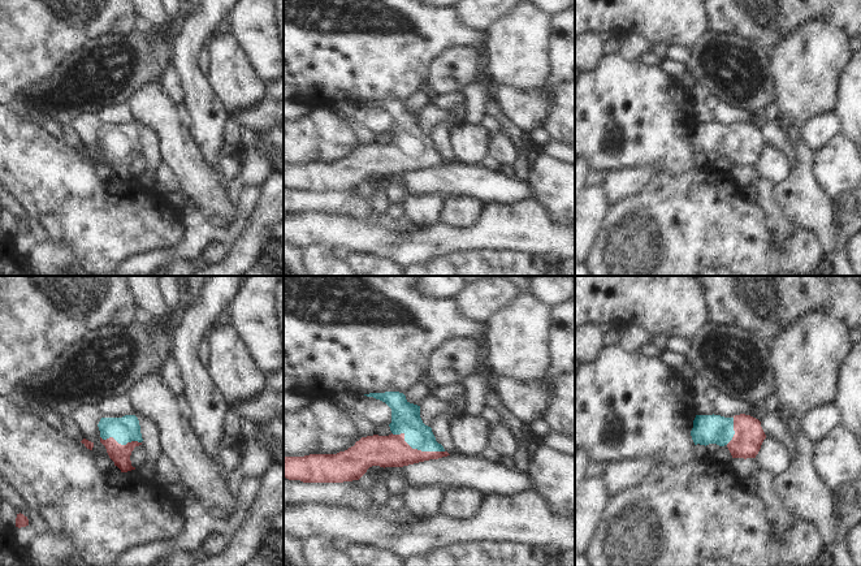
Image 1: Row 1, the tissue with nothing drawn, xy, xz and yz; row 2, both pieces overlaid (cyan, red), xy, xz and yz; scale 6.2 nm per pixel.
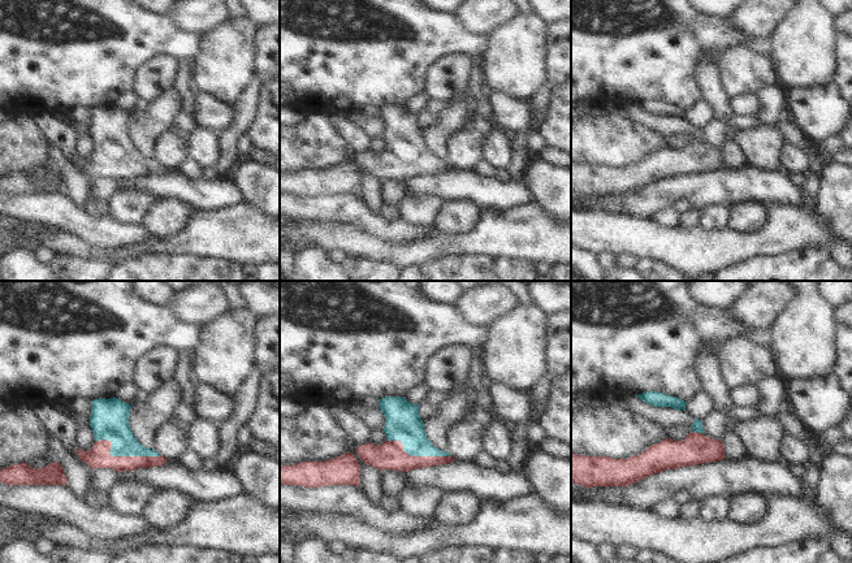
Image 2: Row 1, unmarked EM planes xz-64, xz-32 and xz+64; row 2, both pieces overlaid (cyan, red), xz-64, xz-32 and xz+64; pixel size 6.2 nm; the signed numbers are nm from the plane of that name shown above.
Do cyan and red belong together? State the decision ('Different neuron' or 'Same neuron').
Same neuron.

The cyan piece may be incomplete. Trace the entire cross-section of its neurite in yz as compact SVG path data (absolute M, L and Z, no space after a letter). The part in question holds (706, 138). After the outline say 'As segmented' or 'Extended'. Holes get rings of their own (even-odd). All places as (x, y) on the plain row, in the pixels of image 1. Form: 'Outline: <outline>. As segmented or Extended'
Outline: M745 122L734 126L696 124L691 144L695 154L726 154L732 167L744 168L756 167L766 147L761 130Z. Extended.

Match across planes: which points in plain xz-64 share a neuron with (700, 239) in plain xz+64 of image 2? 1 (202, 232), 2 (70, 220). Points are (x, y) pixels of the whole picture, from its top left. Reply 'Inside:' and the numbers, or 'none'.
Inside: 1

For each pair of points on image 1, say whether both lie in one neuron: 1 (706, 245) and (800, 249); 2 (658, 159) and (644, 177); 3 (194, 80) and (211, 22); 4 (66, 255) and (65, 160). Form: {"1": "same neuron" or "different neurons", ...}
{"1": "same neuron", "2": "different neurons", "3": "same neuron", "4": "different neurons"}

